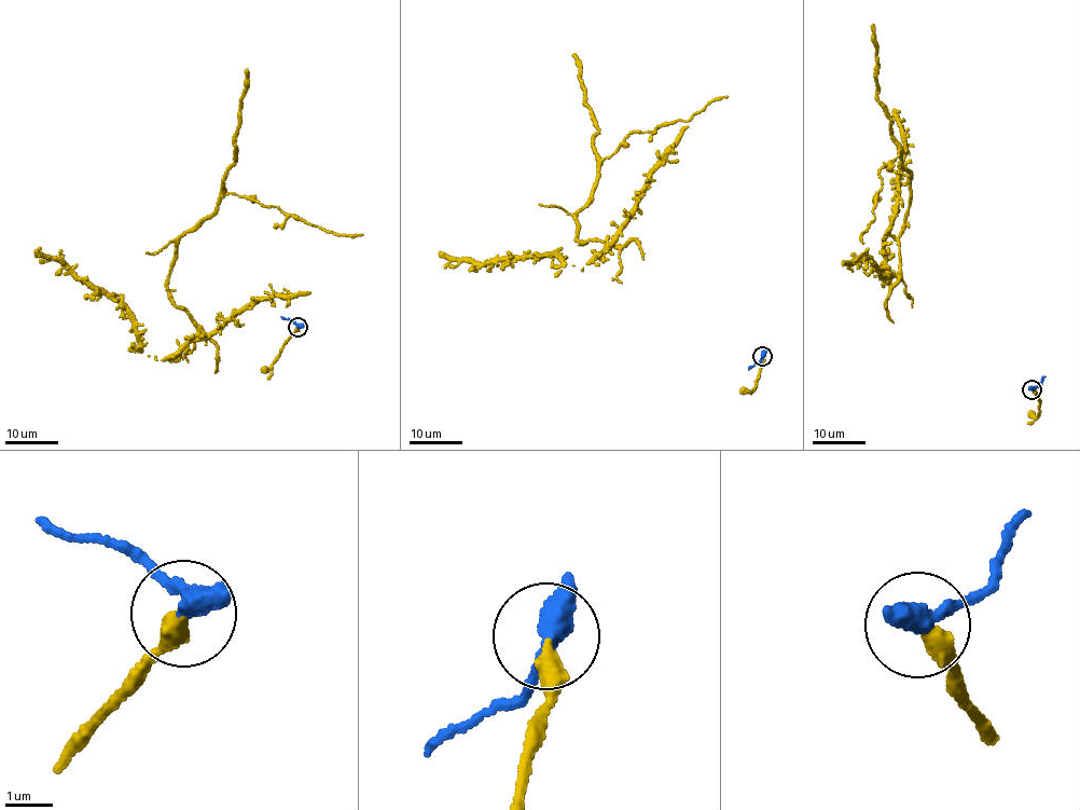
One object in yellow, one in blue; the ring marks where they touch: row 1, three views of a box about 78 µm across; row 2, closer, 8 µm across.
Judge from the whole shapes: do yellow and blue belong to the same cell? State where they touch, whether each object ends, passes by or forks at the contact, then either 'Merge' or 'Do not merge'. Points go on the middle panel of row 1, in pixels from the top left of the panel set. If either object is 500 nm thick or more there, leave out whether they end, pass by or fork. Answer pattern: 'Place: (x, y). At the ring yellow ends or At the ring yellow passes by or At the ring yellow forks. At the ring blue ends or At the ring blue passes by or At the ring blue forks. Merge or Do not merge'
Place: (762, 356). At the ring yellow ends. At the ring blue passes by. Do not merge

